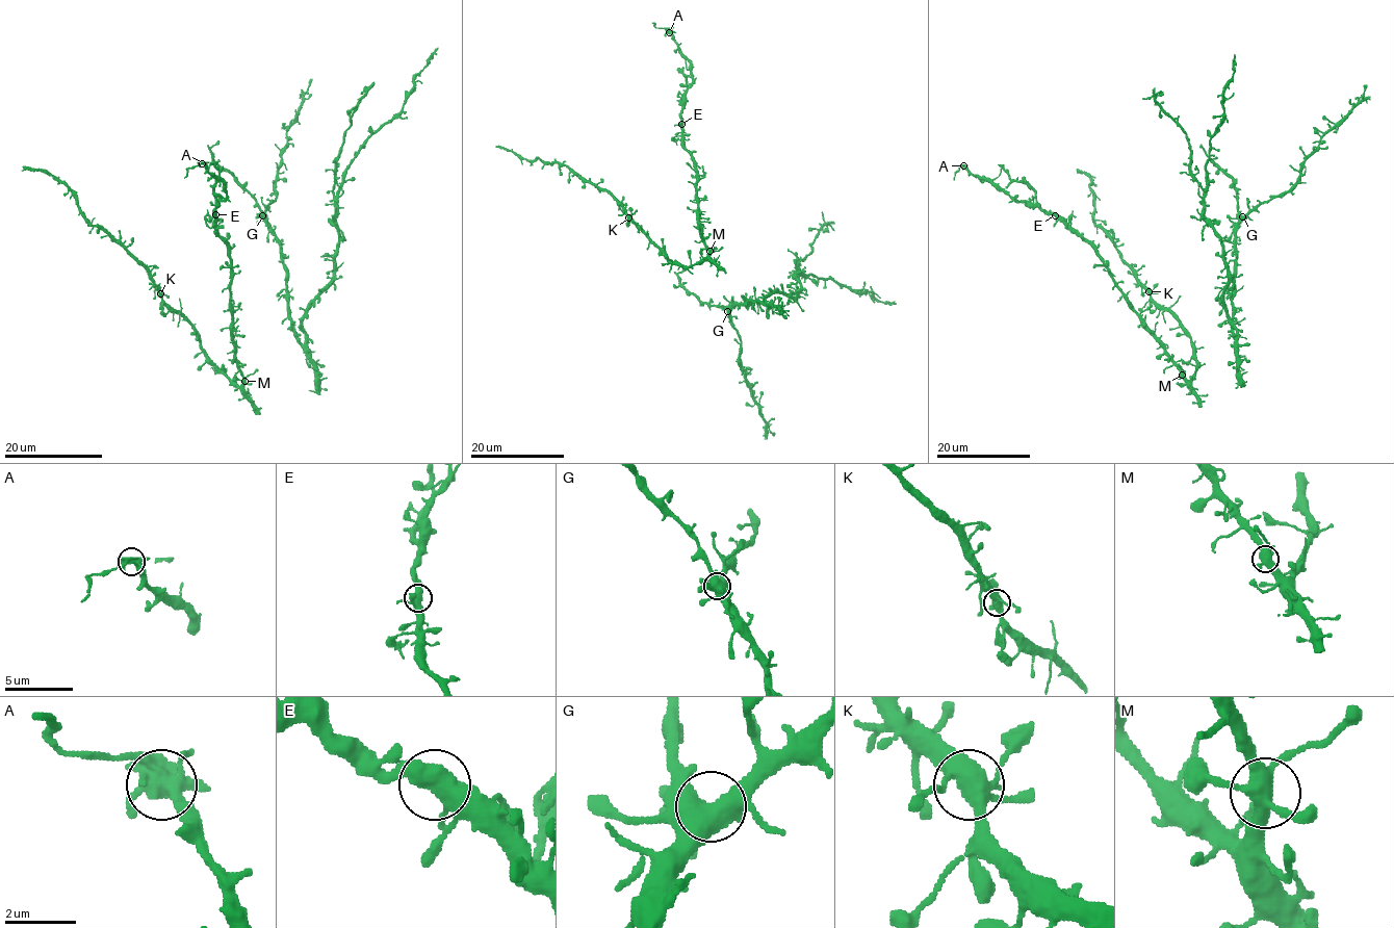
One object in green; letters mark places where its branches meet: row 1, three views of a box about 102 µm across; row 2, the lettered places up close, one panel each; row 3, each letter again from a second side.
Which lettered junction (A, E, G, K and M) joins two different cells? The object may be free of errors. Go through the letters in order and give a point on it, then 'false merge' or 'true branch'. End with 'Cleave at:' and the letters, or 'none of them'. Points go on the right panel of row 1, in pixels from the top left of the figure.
A: (963, 165) | false merge
E: (1055, 215) | true branch
G: (1242, 216) | true branch
K: (1149, 291) | true branch
M: (1182, 375) | true branch
Cleave at: A

